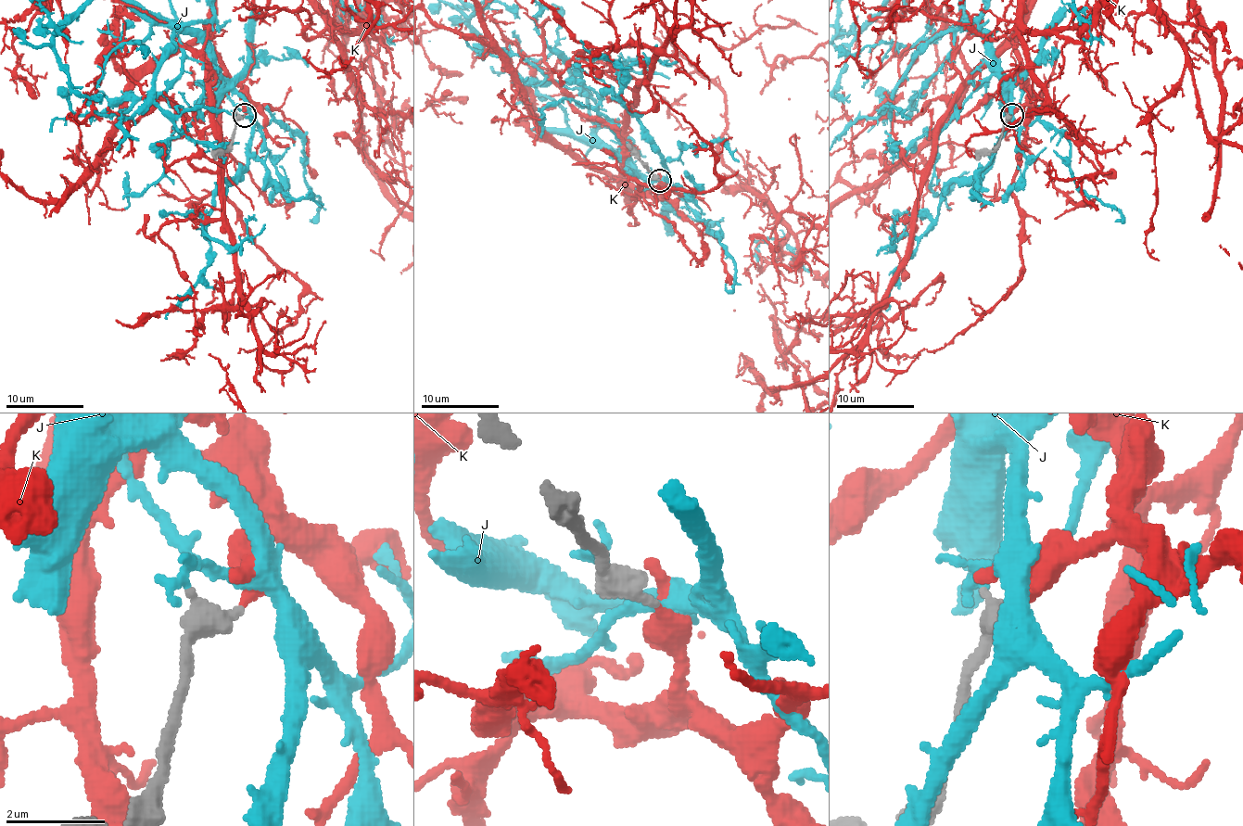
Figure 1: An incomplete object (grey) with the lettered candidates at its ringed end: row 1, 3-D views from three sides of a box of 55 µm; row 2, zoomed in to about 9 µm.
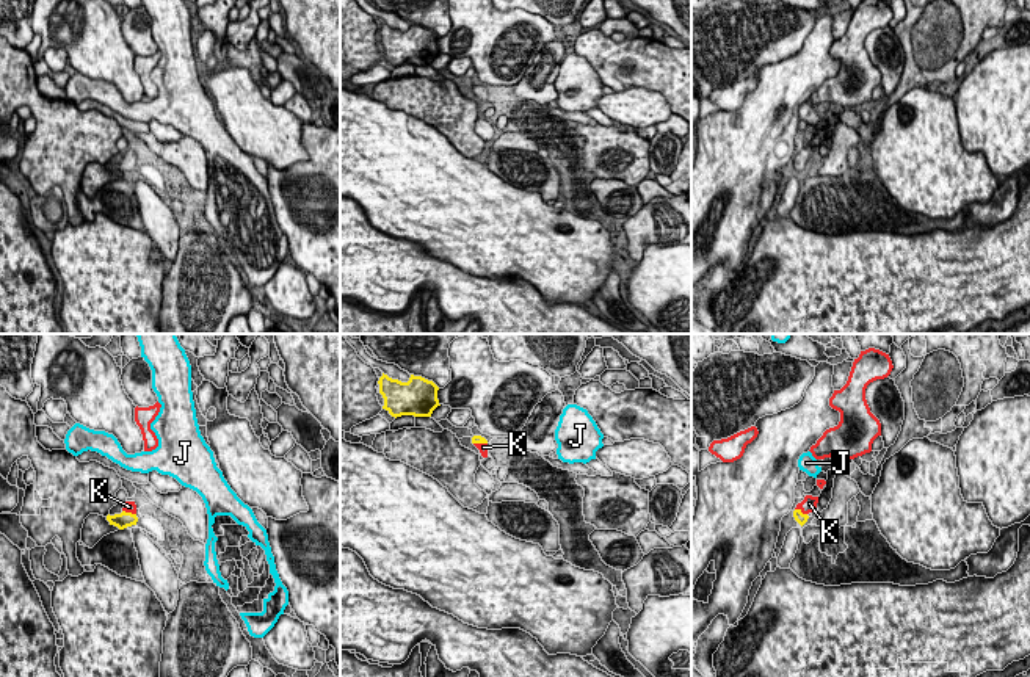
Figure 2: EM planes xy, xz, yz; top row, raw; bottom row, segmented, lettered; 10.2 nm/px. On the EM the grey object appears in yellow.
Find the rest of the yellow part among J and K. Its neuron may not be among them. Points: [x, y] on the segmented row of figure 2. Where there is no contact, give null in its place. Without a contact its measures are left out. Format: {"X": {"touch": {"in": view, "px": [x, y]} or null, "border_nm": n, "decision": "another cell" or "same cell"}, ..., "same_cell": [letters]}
{"J": {"touch": null, "decision": "another cell"}, "K": {"touch": {"in": "yz", "px": [800, 511]}, "border_nm": 140, "decision": "same cell"}, "same_cell": ["K"]}

